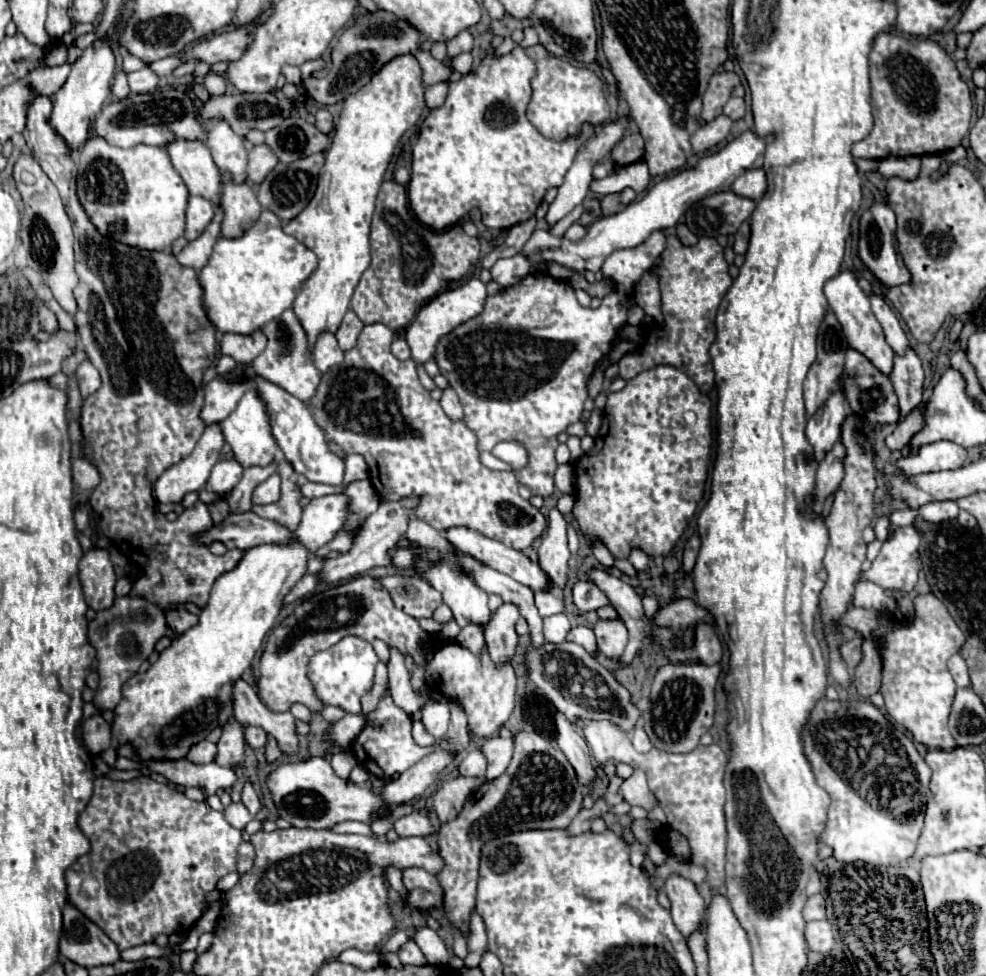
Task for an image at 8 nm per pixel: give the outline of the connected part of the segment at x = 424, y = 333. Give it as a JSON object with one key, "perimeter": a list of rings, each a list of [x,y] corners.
{"perimeter":[[[470,278],[466,284],[462,284],[458,288],[452,288],[452,290],[446,290],[446,292],[440,292],[428,304],[424,304],[420,308],[416,320],[410,324],[410,328],[406,332],[406,340],[408,340],[408,346],[412,350],[412,358],[416,362],[422,362],[422,364],[432,360],[434,354],[436,354],[436,344],[446,334],[450,334],[456,326],[460,326],[462,322],[480,314],[480,310],[484,306],[484,298],[486,298],[484,284],[478,278]]]}

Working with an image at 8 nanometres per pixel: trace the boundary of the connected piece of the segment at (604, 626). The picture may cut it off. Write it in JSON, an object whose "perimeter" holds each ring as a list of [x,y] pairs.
{"perimeter":[[[598,620],[594,626],[598,650],[608,658],[618,658],[628,642],[628,632],[622,620]]]}

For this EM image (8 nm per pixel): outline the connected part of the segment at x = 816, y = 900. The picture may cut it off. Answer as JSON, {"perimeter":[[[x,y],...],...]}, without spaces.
{"perimeter":[[[814,894],[808,898],[806,906],[804,906],[804,920],[824,920],[826,912],[824,912],[824,898],[820,894]]]}

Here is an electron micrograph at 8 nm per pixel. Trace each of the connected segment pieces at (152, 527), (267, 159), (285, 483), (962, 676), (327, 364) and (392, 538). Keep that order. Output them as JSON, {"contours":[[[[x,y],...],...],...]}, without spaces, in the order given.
{"contours":[[[[34,96],[26,114],[24,138],[28,150],[34,160],[42,166],[46,176],[58,188],[66,212],[74,224],[74,254],[76,254],[76,274],[80,278],[74,298],[78,302],[78,312],[74,316],[78,326],[78,336],[84,344],[84,352],[88,360],[98,368],[102,376],[102,386],[96,394],[88,396],[82,404],[80,424],[84,438],[88,442],[86,454],[94,460],[100,470],[100,484],[96,486],[88,504],[76,508],[74,520],[76,528],[84,534],[92,534],[88,512],[96,510],[100,514],[98,534],[112,538],[120,552],[124,552],[132,562],[140,564],[142,578],[132,584],[130,596],[140,596],[162,610],[176,608],[182,602],[192,602],[198,608],[204,608],[208,602],[208,594],[212,582],[232,570],[240,560],[240,550],[228,550],[224,556],[214,556],[206,546],[196,544],[196,534],[204,532],[212,526],[212,518],[208,506],[200,502],[200,506],[192,506],[184,510],[174,522],[168,522],[164,514],[156,514],[156,500],[152,496],[154,482],[164,474],[166,468],[178,464],[184,456],[188,456],[196,442],[204,432],[204,422],[200,422],[198,414],[204,404],[202,392],[202,368],[206,368],[216,352],[216,330],[206,316],[202,304],[202,288],[198,284],[196,270],[184,268],[176,262],[170,252],[150,252],[136,250],[114,242],[110,238],[102,238],[96,234],[96,228],[88,222],[78,198],[76,198],[76,166],[72,162],[72,154],[64,140],[52,130],[48,118],[52,112],[52,100],[48,96]]],[[[258,144],[248,154],[248,180],[252,186],[258,186],[266,174],[278,164],[278,156],[268,144]]],[[[278,460],[276,464],[278,464],[278,474],[282,478],[282,496],[278,502],[260,506],[254,512],[288,530],[296,530],[302,518],[302,506],[300,506],[302,494],[300,494],[298,484],[292,480],[292,474],[294,474],[292,464],[288,460]]],[[[954,654],[950,660],[948,660],[948,670],[956,682],[958,688],[970,688],[970,678],[968,678],[968,668],[966,668],[966,662],[960,654]]],[[[322,334],[314,348],[314,366],[320,372],[328,372],[332,366],[344,360],[344,352],[338,348],[334,334]]],[[[404,498],[404,502],[382,502],[380,508],[376,510],[376,514],[370,514],[366,518],[364,526],[360,528],[360,532],[356,534],[356,538],[352,542],[352,548],[346,554],[340,554],[338,558],[328,560],[324,564],[324,568],[320,570],[322,582],[338,582],[338,580],[358,576],[374,566],[390,566],[388,550],[398,542],[398,538],[406,530],[408,518],[412,516],[412,506],[416,506],[416,502],[412,502],[412,498]]]]}

